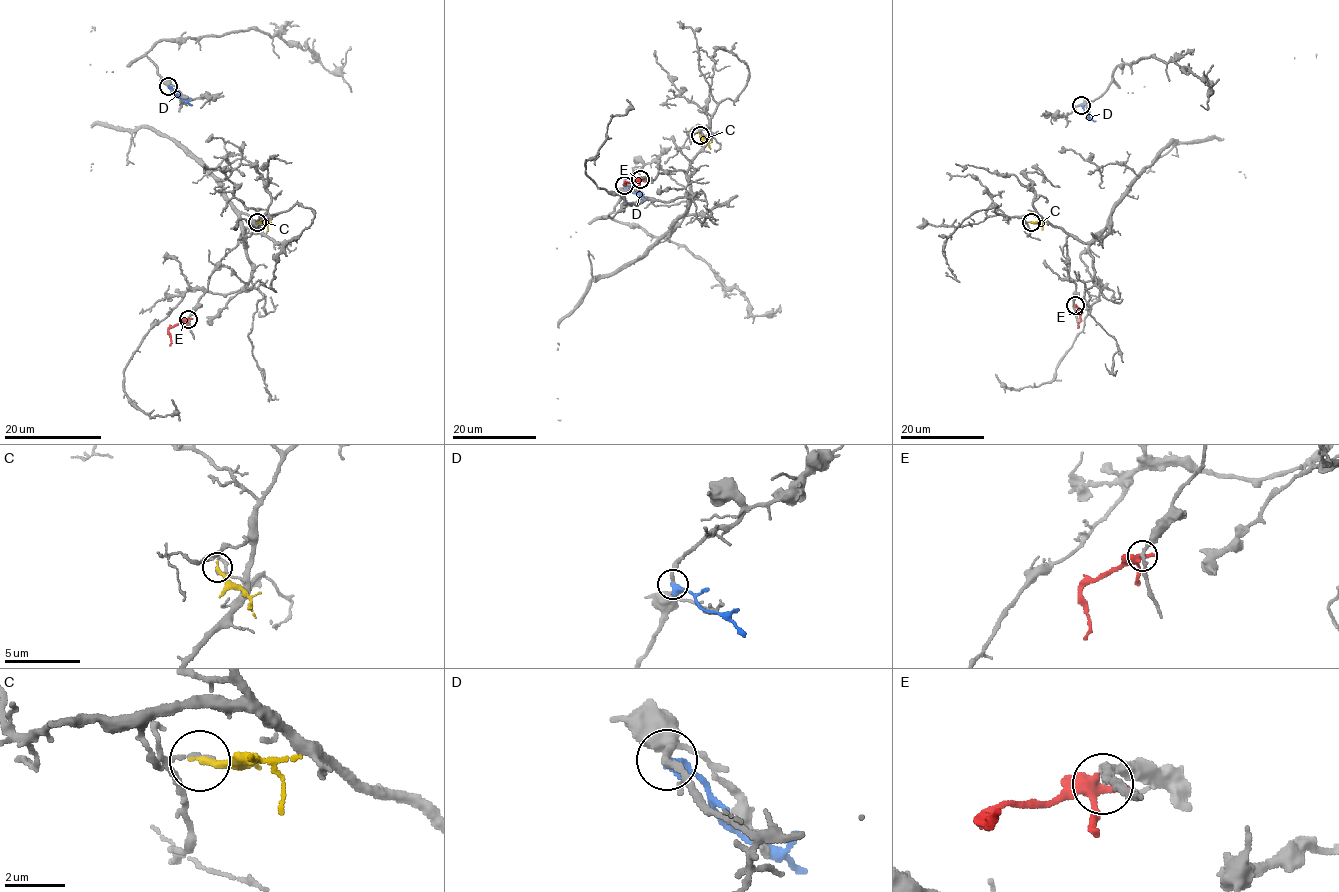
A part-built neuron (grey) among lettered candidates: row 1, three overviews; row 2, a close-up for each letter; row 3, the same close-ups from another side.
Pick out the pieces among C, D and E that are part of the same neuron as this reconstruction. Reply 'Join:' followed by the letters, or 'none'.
Join: none

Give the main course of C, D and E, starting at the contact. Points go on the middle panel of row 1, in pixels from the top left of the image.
C: (700, 134), (709, 146)
D: (623, 185), (644, 198)
E: (640, 179), (625, 181)

